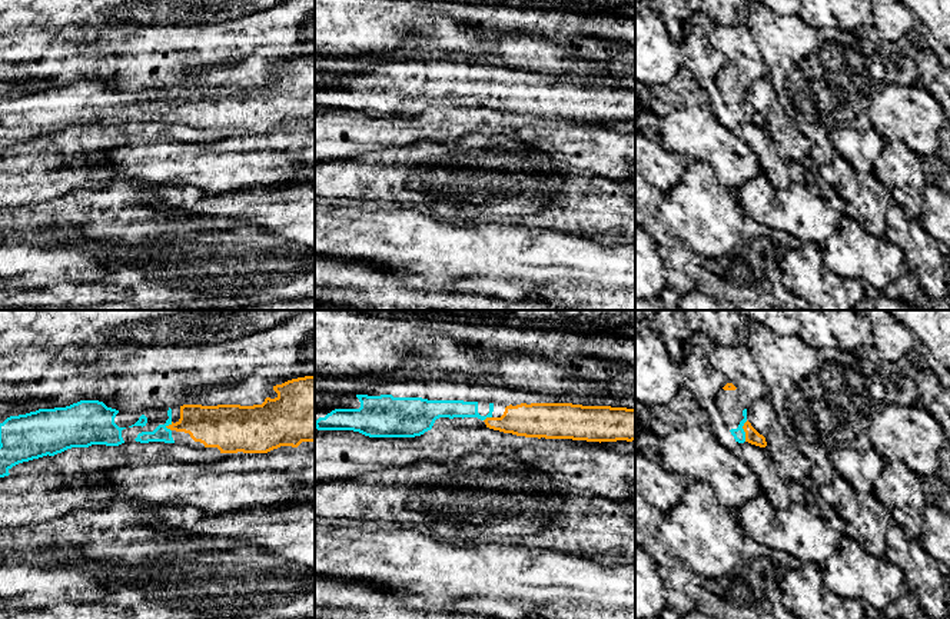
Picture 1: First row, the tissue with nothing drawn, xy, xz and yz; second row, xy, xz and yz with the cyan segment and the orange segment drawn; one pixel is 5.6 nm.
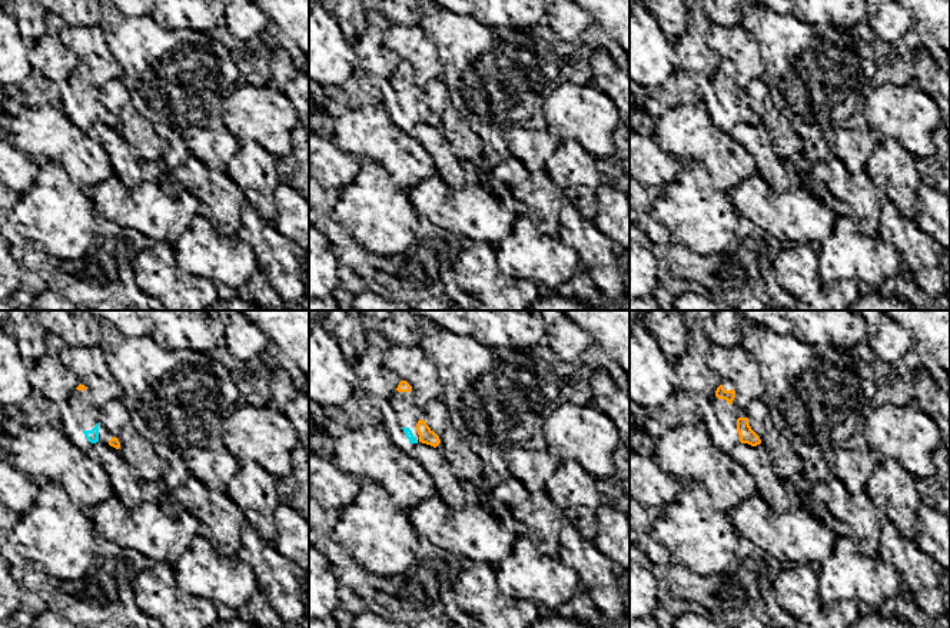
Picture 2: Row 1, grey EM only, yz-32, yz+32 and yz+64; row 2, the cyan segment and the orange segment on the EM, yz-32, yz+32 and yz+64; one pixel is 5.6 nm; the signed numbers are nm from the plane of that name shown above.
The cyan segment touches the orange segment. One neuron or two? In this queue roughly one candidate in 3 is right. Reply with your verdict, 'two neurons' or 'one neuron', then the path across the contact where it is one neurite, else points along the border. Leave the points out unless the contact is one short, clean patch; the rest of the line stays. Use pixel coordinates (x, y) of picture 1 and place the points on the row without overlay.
one neuron | across yz (738, 113), (743, 110), (751, 115)

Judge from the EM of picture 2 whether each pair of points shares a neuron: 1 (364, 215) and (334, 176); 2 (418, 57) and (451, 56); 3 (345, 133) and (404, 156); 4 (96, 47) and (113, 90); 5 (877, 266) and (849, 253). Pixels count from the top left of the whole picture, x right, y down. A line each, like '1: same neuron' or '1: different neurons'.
1: different neurons
2: different neurons
3: same neuron
4: different neurons
5: same neuron

